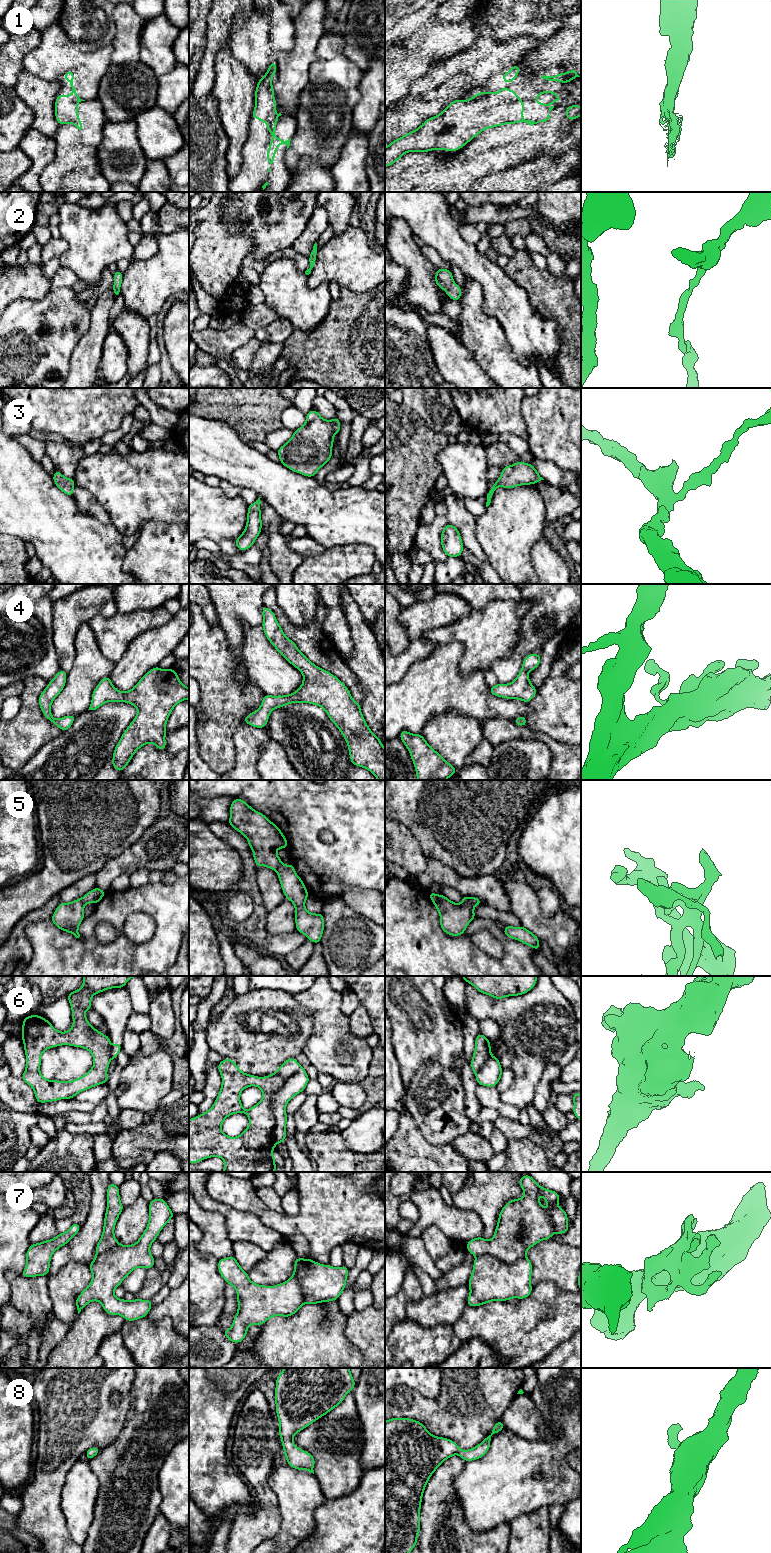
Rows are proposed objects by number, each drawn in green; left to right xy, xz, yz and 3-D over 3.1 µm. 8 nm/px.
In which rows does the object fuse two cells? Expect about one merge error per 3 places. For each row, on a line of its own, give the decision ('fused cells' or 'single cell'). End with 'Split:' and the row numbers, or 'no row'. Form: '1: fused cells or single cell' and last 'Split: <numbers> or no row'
1: single cell
2: single cell
3: single cell
4: single cell
5: fused cells
6: single cell
7: single cell
8: single cell
Split: 5

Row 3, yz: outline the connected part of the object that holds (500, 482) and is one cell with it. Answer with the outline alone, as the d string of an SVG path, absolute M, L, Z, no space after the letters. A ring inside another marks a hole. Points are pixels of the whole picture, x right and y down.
M516 462L512 465L505 466L502 469L499 479L488 491L486 507L490 505L492 496L497 487L511 489L516 486L536 484L541 480L544 479L539 475L533 464Z

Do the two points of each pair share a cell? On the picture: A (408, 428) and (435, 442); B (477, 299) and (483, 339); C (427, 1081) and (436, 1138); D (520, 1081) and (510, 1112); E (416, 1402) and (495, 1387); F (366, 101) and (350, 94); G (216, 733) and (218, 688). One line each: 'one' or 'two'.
A: one
B: one
C: one
D: two
E: one
F: two
G: one

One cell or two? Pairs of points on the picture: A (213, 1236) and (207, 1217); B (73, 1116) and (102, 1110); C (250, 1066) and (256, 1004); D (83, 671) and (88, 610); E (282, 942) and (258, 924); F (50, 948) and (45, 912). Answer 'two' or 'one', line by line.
A: one
B: one
C: one
D: two
E: one
F: two

